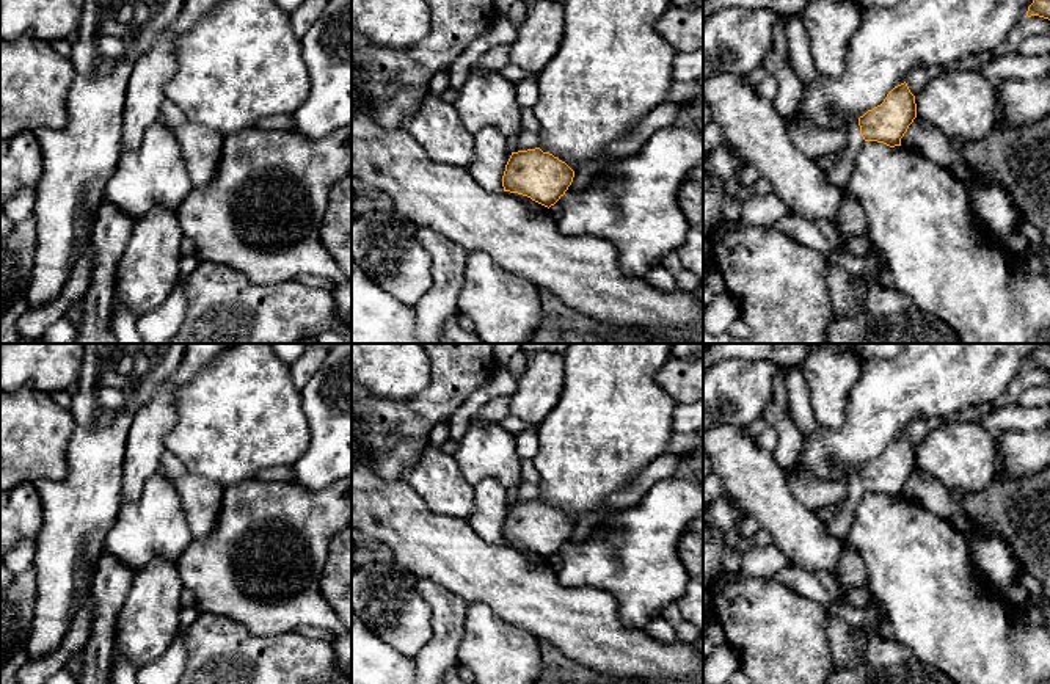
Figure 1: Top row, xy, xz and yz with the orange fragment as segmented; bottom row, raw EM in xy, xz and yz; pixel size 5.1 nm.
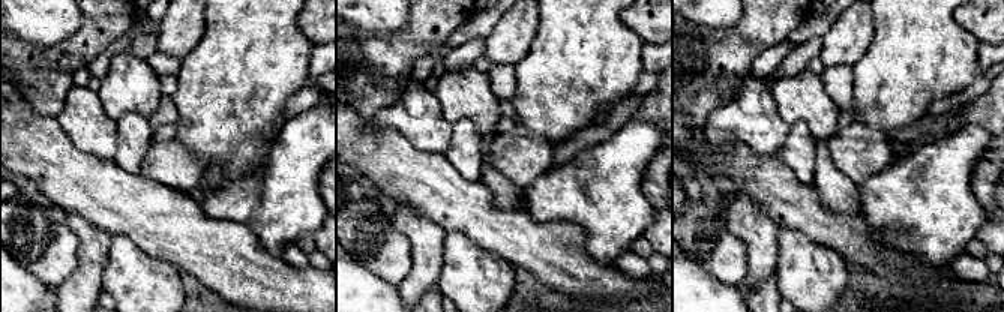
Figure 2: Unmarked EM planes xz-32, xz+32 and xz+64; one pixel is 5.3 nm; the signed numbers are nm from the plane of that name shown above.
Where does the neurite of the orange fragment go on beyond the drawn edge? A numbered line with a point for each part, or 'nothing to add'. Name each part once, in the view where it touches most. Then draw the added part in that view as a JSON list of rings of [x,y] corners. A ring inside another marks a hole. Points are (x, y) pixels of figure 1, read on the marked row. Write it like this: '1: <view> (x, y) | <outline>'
1: yz (838, 174) | [[[857,122],[851,126],[851,129],[848,130],[846,144],[833,154],[835,155],[833,165],[826,171],[827,180],[841,191],[844,191],[846,185],[851,180],[855,157],[862,149],[863,143],[865,140],[860,135],[860,126]]]

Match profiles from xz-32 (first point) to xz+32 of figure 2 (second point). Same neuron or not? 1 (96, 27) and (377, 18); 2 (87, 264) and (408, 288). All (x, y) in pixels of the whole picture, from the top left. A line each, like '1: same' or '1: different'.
1: different
2: same

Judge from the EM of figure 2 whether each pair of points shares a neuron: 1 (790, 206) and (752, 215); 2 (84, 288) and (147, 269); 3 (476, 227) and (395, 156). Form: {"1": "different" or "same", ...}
{"1": "different", "2": "different", "3": "same"}

